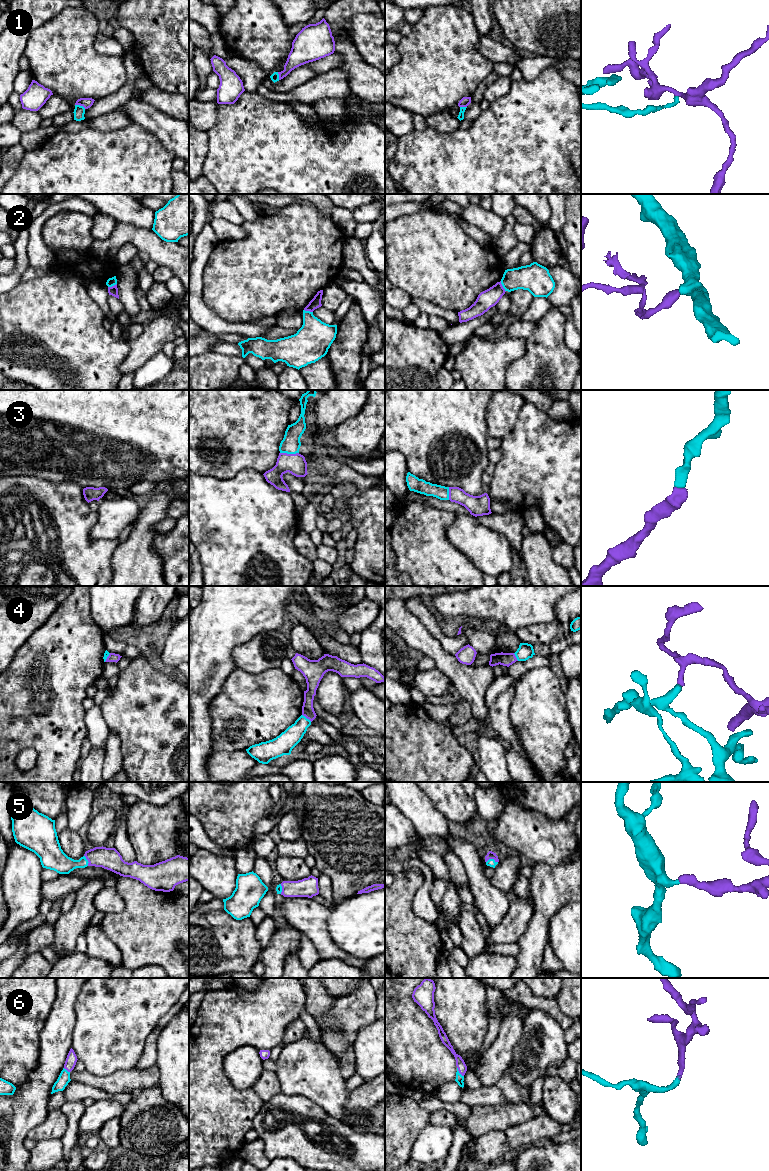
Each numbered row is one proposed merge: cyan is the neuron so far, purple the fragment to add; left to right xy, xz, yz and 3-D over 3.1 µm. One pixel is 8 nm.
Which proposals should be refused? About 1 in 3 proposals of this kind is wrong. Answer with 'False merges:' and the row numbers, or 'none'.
False merges: 1, 2, 4

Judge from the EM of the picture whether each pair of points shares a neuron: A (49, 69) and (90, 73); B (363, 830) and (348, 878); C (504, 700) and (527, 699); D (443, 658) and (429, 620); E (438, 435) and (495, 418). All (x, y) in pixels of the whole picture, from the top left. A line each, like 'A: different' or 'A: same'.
A: same
B: same
C: different
D: different
E: same

